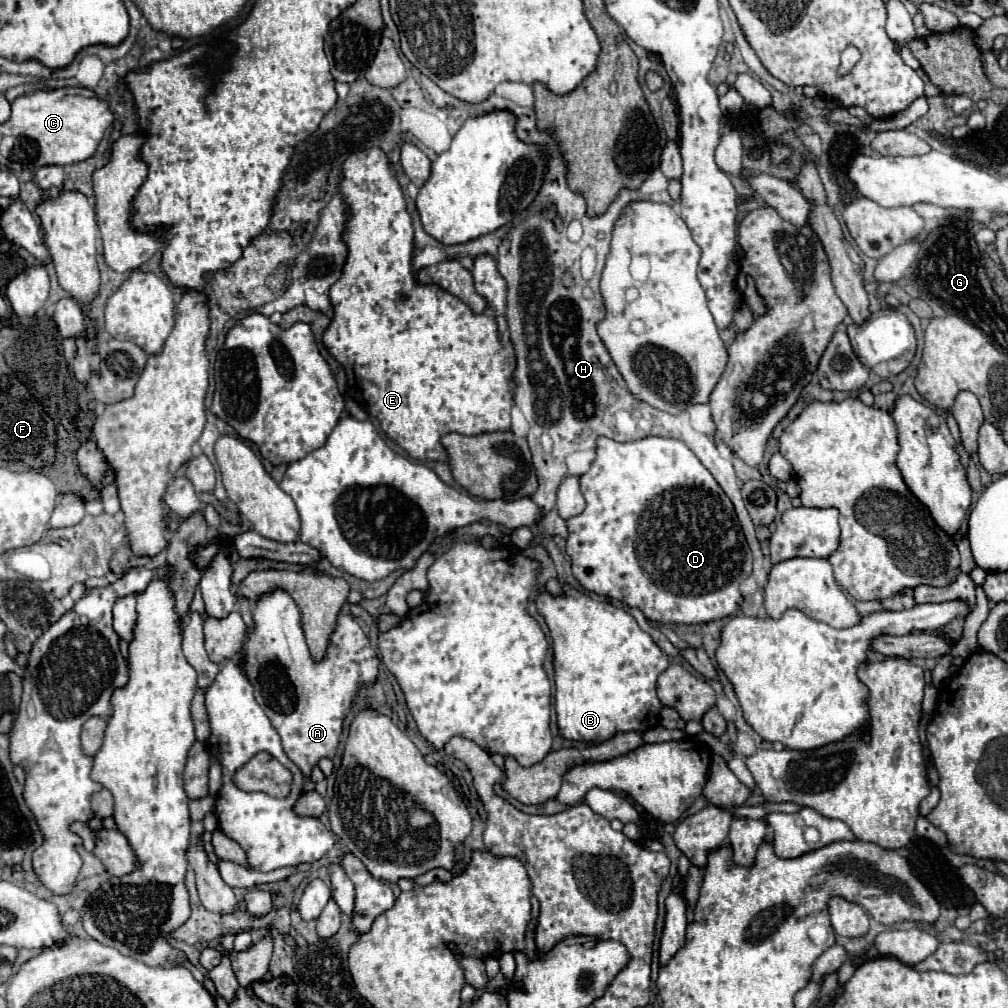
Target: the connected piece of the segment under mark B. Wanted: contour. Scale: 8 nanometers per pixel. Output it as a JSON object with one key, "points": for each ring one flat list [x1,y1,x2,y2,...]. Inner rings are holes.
{"points":[[563,587,563,597,551,597,543,591,537,597,537,609,545,617,551,637,553,637,553,655,555,655,555,711,559,733,565,739,603,743,617,733,639,731,645,733,659,723,661,701,657,697,657,677,669,667,669,657,659,649,659,645,641,631,637,621,605,599,596,599,575,591,573,587]]}

